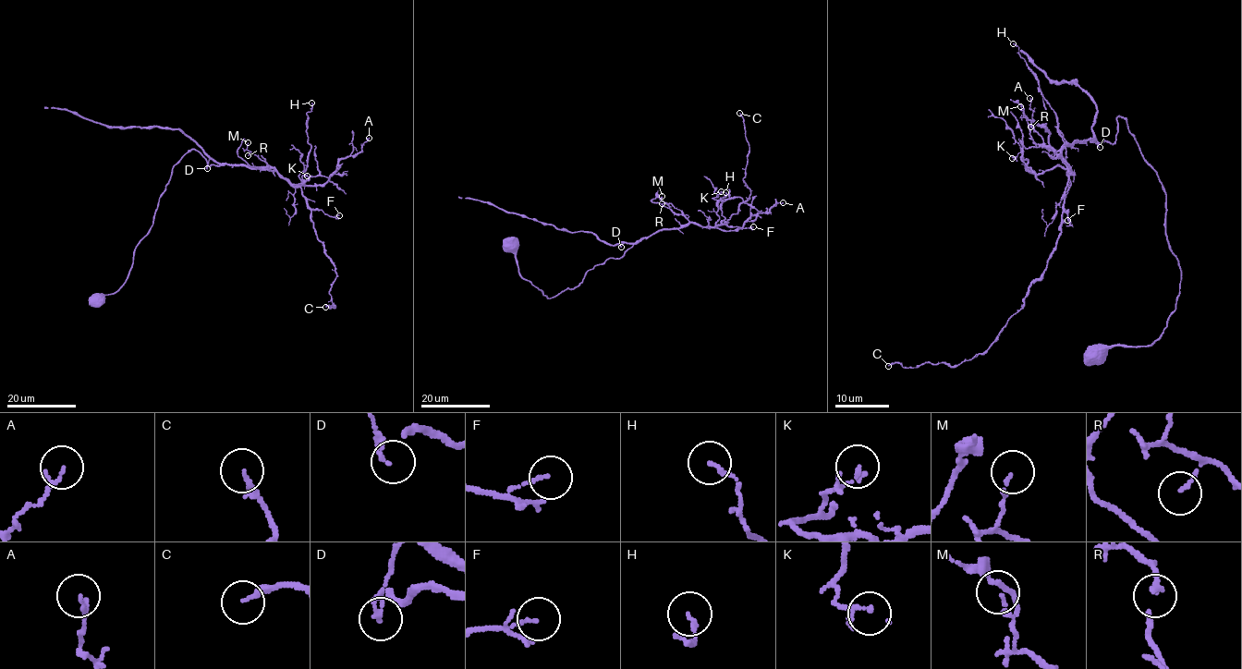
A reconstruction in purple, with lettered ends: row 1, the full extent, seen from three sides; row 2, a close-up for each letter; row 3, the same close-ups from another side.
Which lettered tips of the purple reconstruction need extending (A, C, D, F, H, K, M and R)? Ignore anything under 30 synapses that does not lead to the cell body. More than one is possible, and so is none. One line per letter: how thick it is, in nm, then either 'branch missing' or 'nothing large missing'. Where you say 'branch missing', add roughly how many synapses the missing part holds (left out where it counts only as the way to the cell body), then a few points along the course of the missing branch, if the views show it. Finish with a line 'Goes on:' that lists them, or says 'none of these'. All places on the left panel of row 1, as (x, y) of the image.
A: calibre 120 nm; nothing large missing
C: calibre 200 nm; nothing large missing
D: calibre 140 nm; nothing large missing
F: calibre 120 nm; nothing large missing
H: calibre 120 nm; nothing large missing
K: calibre 100 nm; nothing large missing
M: calibre 100 nm; nothing large missing
R: calibre 110 nm; nothing large missing
Goes on: none of these

